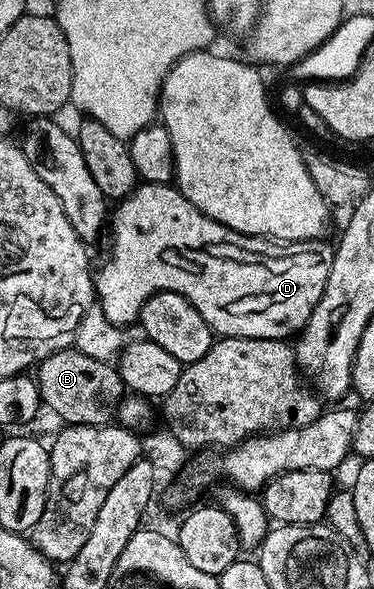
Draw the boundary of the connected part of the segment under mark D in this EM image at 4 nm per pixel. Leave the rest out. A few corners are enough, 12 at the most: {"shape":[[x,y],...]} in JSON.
{"shape":[[170,183],[108,219],[96,303],[133,324],[156,291],[215,336],[285,340],[334,247],[245,235]]}

